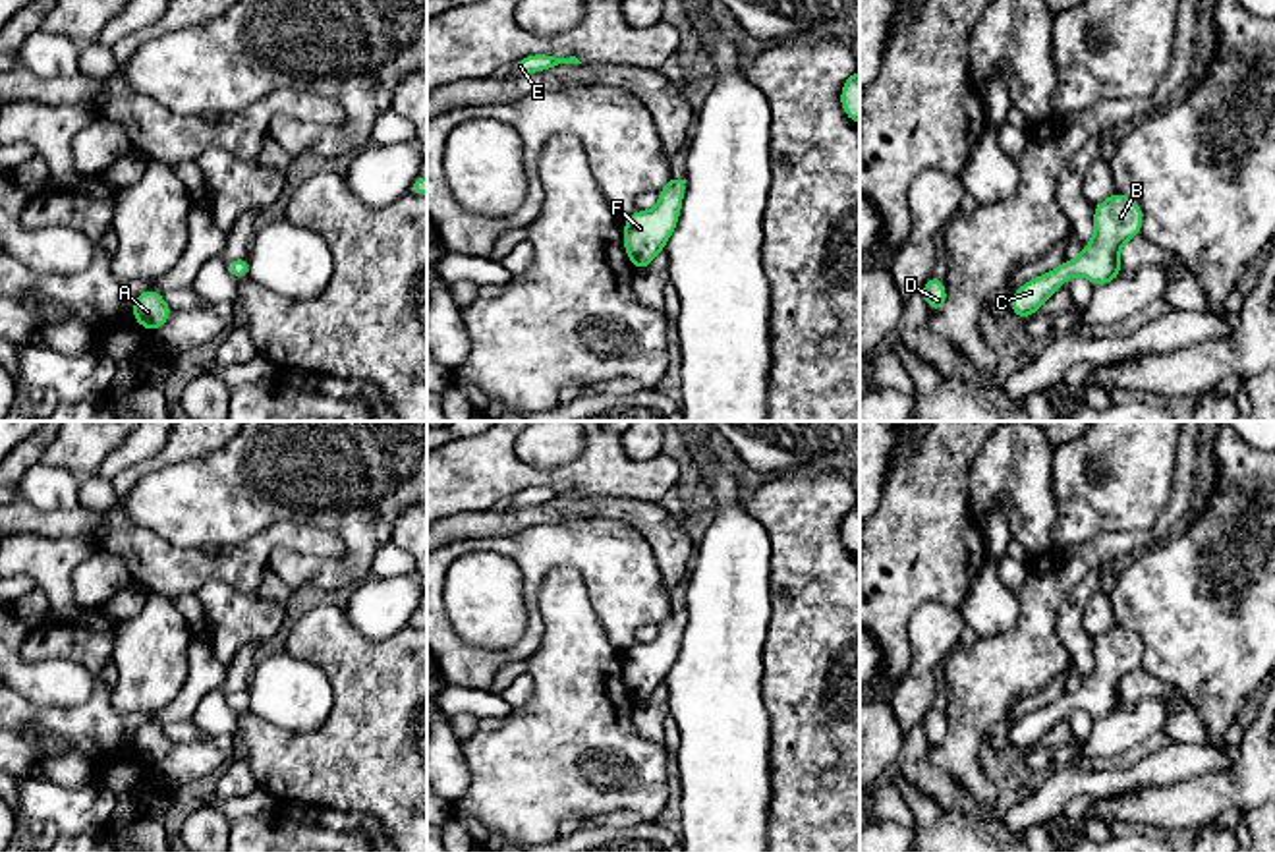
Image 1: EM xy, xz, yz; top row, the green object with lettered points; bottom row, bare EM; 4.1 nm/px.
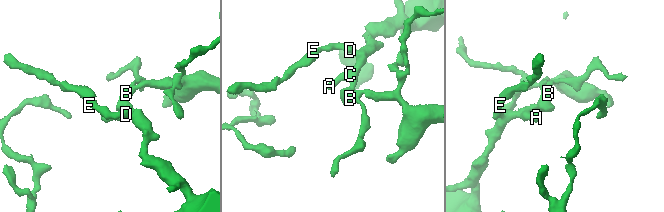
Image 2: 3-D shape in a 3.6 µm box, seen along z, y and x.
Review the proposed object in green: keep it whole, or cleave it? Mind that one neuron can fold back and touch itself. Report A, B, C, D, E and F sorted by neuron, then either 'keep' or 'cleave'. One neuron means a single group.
A B C D E F | keep

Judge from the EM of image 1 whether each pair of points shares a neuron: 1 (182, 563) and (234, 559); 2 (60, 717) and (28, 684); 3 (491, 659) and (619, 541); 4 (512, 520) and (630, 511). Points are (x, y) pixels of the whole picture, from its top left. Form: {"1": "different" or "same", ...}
{"1": "same", "2": "different", "3": "same", "4": "same"}

